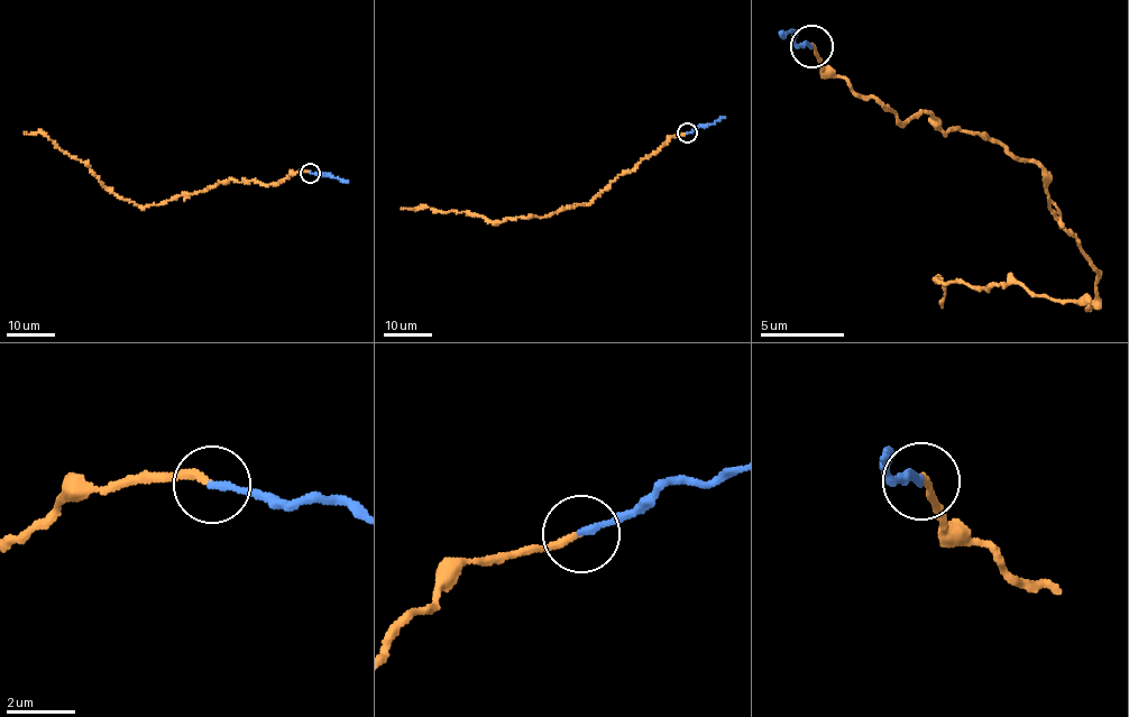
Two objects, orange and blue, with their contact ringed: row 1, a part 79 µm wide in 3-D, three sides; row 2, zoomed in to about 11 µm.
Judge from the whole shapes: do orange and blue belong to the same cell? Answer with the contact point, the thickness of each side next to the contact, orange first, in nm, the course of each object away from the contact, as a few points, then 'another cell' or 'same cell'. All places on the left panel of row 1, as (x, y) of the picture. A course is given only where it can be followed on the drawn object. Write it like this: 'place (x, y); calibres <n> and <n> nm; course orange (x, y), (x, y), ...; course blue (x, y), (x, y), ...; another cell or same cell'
place (310, 173); calibres 200 and 200 nm; course orange (311, 173), (265, 185), (231, 180), (135, 205), (47, 135), (25, 132); course blue (311, 173), (347, 182); same cell

